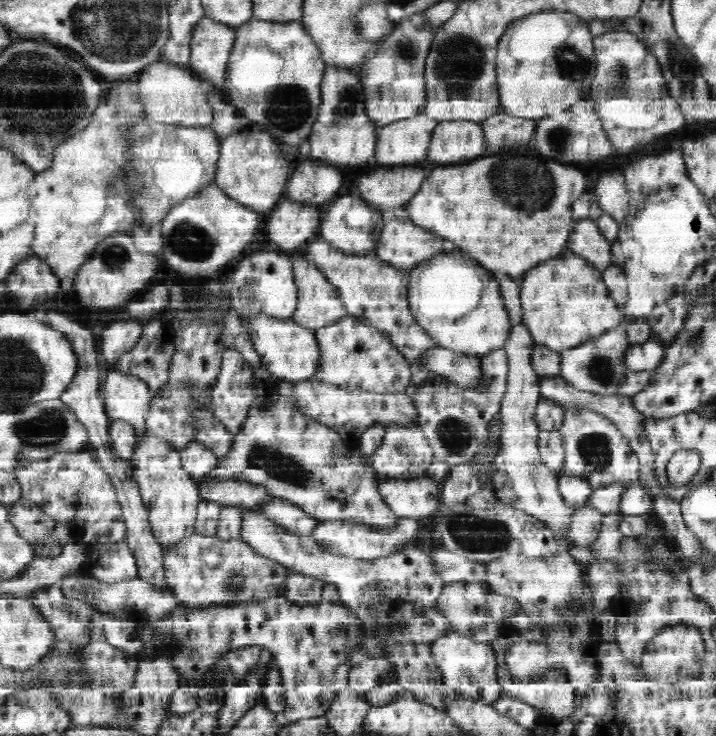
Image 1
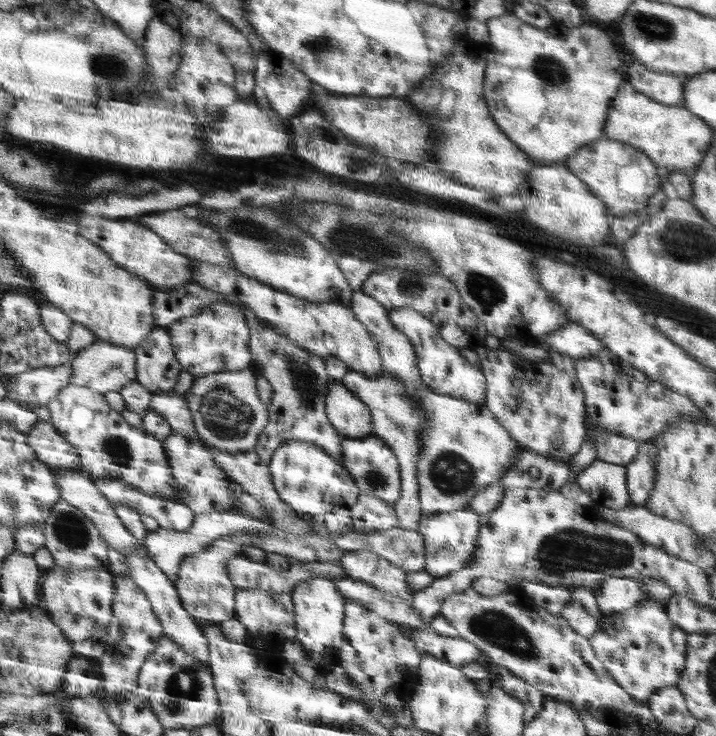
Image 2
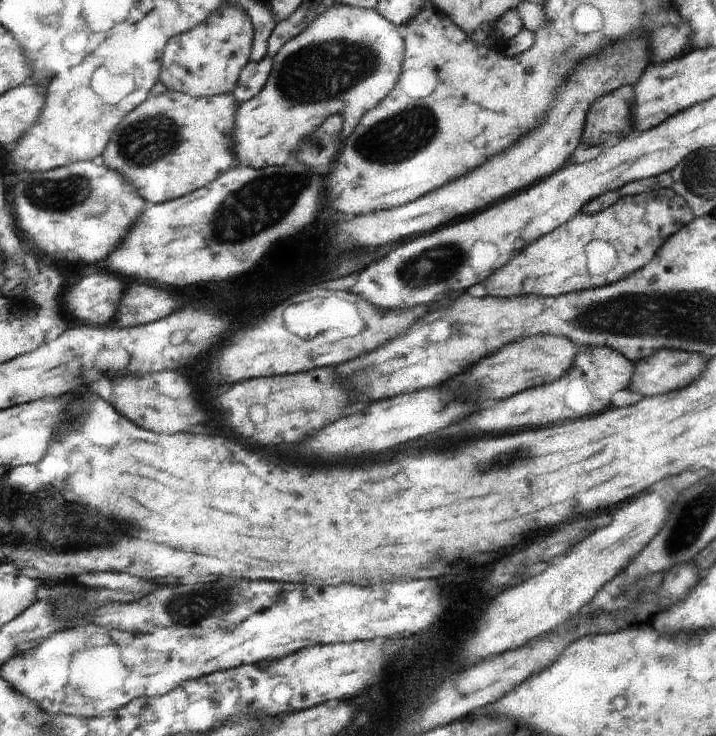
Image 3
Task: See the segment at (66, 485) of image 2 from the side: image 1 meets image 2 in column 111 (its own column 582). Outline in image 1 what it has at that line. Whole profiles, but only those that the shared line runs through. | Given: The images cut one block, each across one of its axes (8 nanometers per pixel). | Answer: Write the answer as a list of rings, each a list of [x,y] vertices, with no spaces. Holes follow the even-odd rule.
[[[590,497],[585,498],[580,506],[572,509],[570,515],[569,535],[574,545],[589,546],[597,537],[604,513],[592,505]]]

